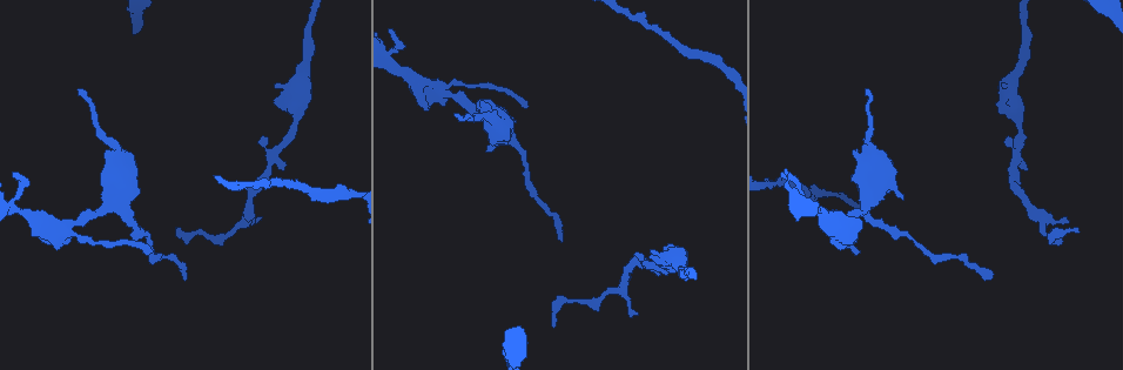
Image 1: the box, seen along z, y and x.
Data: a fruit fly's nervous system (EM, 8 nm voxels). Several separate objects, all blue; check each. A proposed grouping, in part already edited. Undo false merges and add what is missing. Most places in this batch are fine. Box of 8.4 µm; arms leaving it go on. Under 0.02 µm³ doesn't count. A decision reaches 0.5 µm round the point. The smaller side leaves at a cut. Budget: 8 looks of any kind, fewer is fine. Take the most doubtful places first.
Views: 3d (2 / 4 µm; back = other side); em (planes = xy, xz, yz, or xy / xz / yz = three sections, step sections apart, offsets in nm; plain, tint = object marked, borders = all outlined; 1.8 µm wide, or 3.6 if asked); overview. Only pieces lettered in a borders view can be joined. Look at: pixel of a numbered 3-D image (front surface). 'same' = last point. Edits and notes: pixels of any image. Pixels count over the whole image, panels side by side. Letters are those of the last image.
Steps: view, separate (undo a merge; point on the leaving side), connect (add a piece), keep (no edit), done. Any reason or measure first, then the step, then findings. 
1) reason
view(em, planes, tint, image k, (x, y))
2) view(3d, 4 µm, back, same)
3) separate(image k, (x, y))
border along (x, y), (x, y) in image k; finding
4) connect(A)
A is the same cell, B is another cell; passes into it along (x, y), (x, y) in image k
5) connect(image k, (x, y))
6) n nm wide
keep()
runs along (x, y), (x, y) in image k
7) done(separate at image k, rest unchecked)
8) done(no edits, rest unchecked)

thin end
view(em, yz, step 16, borders, image 1, (561, 242))

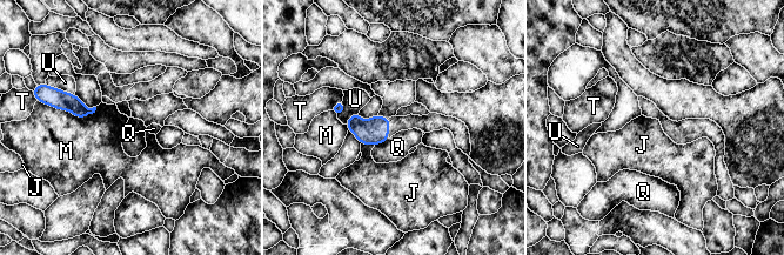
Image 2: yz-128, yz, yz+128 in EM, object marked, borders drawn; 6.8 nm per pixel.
M touches over 300 nm
keep()
J, M, Q, T and U are other cells; no lettered piece goes on from it

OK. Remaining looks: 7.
branch stops here
view(em, xz, step 16, tint, image 1, (261, 140))

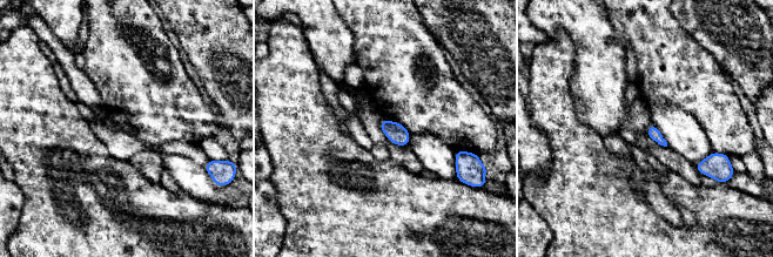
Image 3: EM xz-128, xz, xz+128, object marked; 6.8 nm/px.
view(em, planes, borders, same)

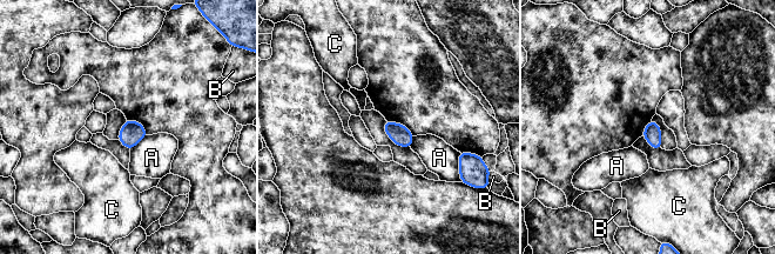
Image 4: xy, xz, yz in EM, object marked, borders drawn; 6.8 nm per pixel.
120 nm wide; A touches over 140 nm
keep()
A, B and C are other cells; no lettered piece goes on from it

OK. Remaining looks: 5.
view(3d, 2 µm, image 1, (1075, 231))

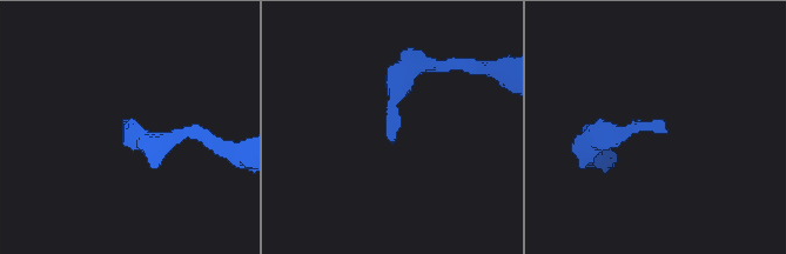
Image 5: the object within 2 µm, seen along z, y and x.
view(em, planes, borders, image 5, (393, 139))

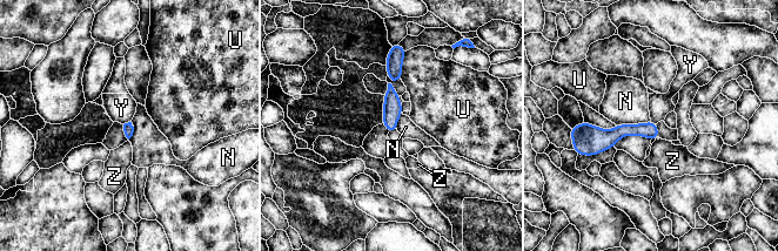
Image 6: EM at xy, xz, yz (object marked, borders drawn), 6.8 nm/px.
keep()
N, U, Y and Z are other cells; runs along (655, 130), (584, 135) in image 6; no lettered piece goes on from it

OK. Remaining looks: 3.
done(no edits, rest unchecked)

